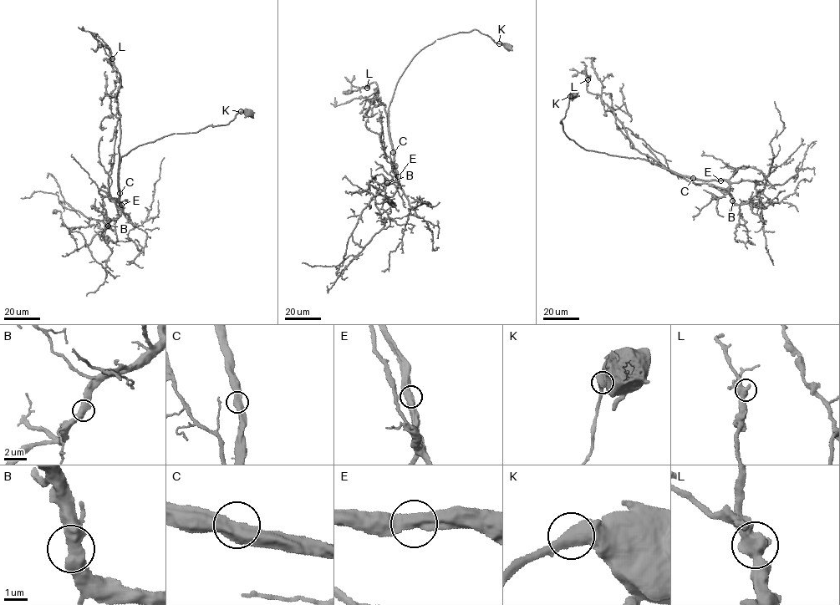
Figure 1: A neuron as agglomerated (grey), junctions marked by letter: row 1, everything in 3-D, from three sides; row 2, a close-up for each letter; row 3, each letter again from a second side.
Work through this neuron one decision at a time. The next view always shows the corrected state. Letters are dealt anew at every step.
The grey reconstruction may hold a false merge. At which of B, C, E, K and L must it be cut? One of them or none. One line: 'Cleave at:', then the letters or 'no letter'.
Cleave at: no letter

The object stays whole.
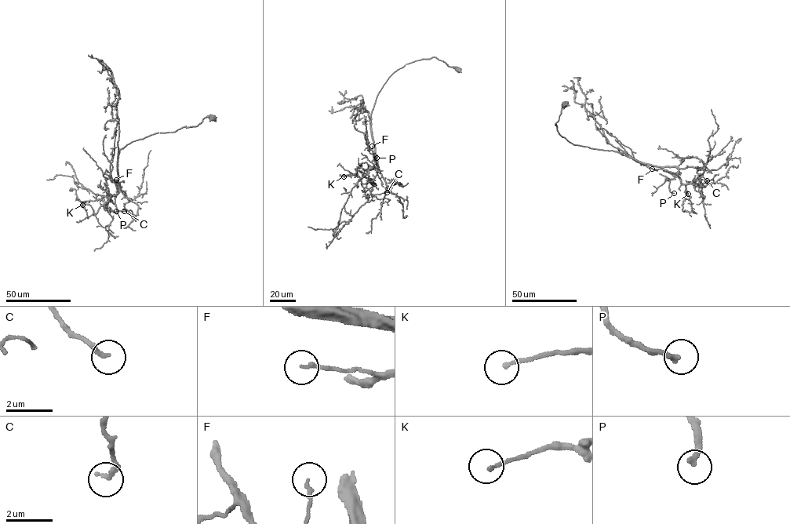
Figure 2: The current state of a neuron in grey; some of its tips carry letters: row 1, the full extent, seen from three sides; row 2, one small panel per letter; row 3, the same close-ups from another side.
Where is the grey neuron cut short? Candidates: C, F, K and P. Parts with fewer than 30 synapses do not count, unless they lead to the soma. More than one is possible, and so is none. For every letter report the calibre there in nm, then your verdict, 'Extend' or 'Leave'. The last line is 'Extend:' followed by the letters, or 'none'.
C: Thickness 220 nm. Leave
F: Thickness 140 nm. Leave
K: Thickness 140 nm. Leave
P: Thickness 240 nm. Extend
Extend: P

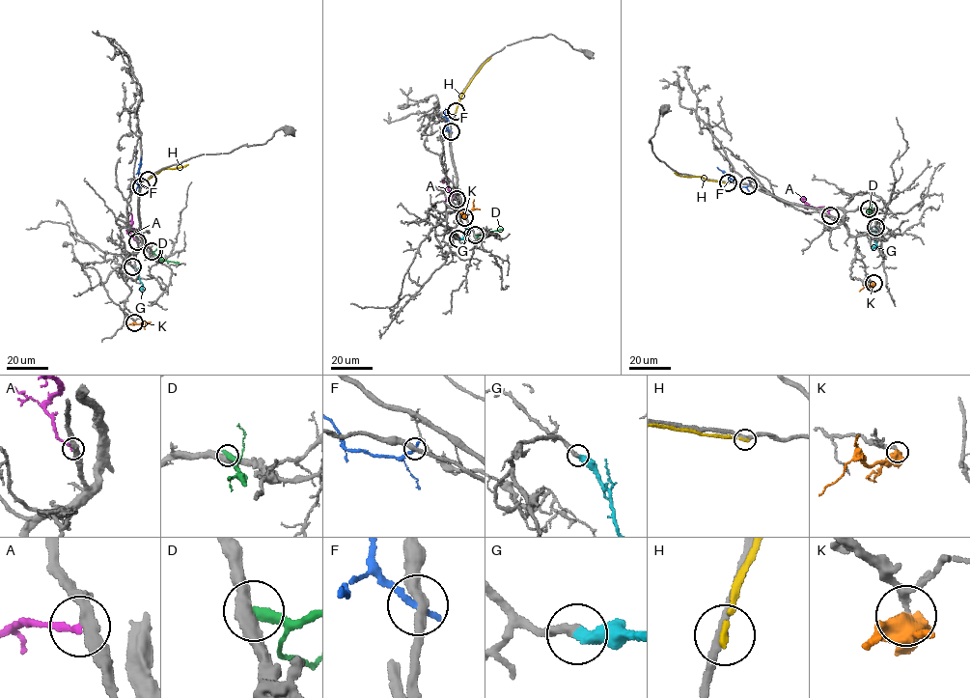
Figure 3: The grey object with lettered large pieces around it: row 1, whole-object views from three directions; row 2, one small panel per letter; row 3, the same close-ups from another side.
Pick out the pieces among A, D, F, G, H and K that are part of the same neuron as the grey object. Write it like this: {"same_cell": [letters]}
{"same_cell": ["G"]}

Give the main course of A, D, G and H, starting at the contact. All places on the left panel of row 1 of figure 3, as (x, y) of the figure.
A: (136, 241), (131, 234), (134, 230), (130, 227), (132, 215), (126, 213)
D: (152, 251), (160, 258), (180, 264)
G: (132, 266), (142, 284), (140, 291)
H: (148, 179), (164, 169), (188, 164)

